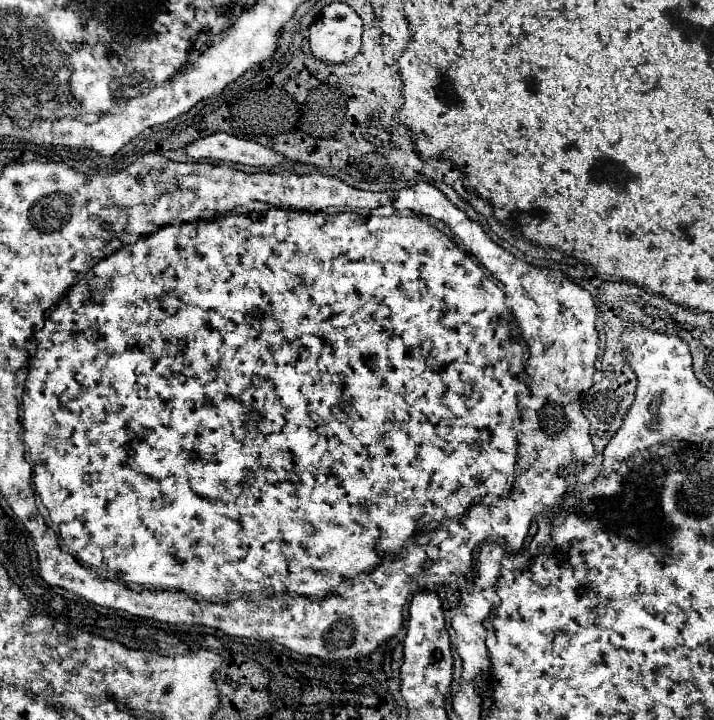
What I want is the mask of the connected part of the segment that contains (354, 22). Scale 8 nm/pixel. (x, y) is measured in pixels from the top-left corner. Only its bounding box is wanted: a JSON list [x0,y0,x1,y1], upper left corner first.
[308,2,362,62]

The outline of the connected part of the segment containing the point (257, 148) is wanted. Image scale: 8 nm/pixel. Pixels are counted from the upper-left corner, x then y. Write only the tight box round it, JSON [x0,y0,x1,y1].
[184,132,292,166]

